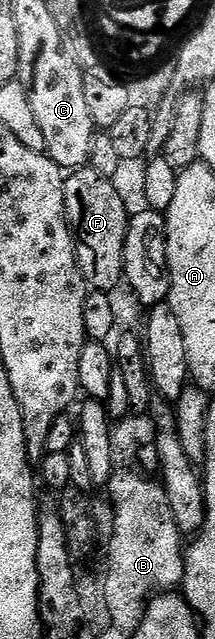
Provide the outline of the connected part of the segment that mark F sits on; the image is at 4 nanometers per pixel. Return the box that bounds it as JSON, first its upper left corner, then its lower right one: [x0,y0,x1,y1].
[64,166,130,294]

